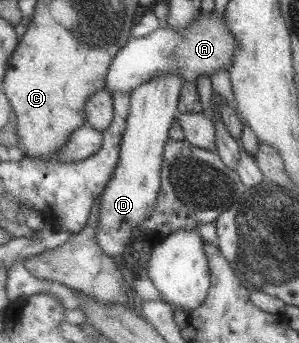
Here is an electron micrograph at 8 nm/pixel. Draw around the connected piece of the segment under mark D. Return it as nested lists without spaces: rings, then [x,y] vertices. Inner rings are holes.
[[[167,72],[133,88],[129,94],[129,111],[119,146],[118,162],[103,192],[99,194],[95,241],[104,254],[122,254],[130,241],[132,228],[151,216],[160,187],[160,171],[170,125],[176,118],[178,93],[184,81]]]

